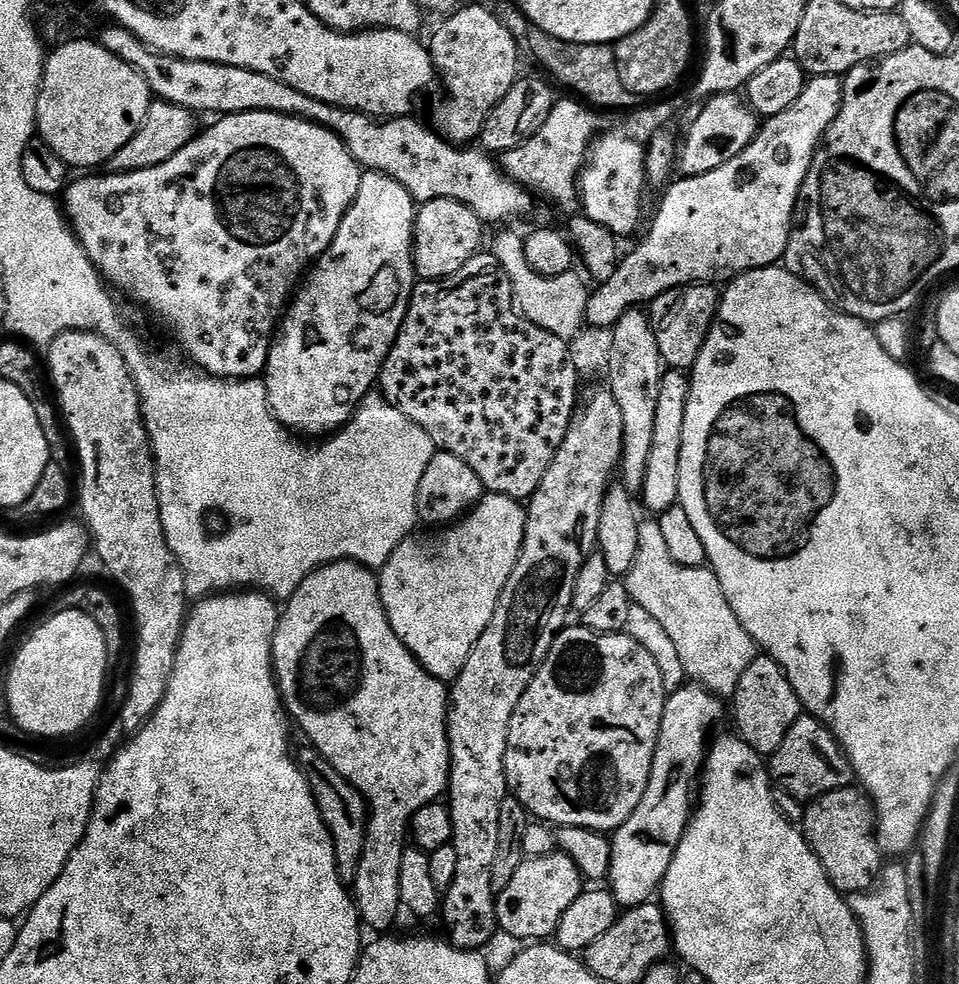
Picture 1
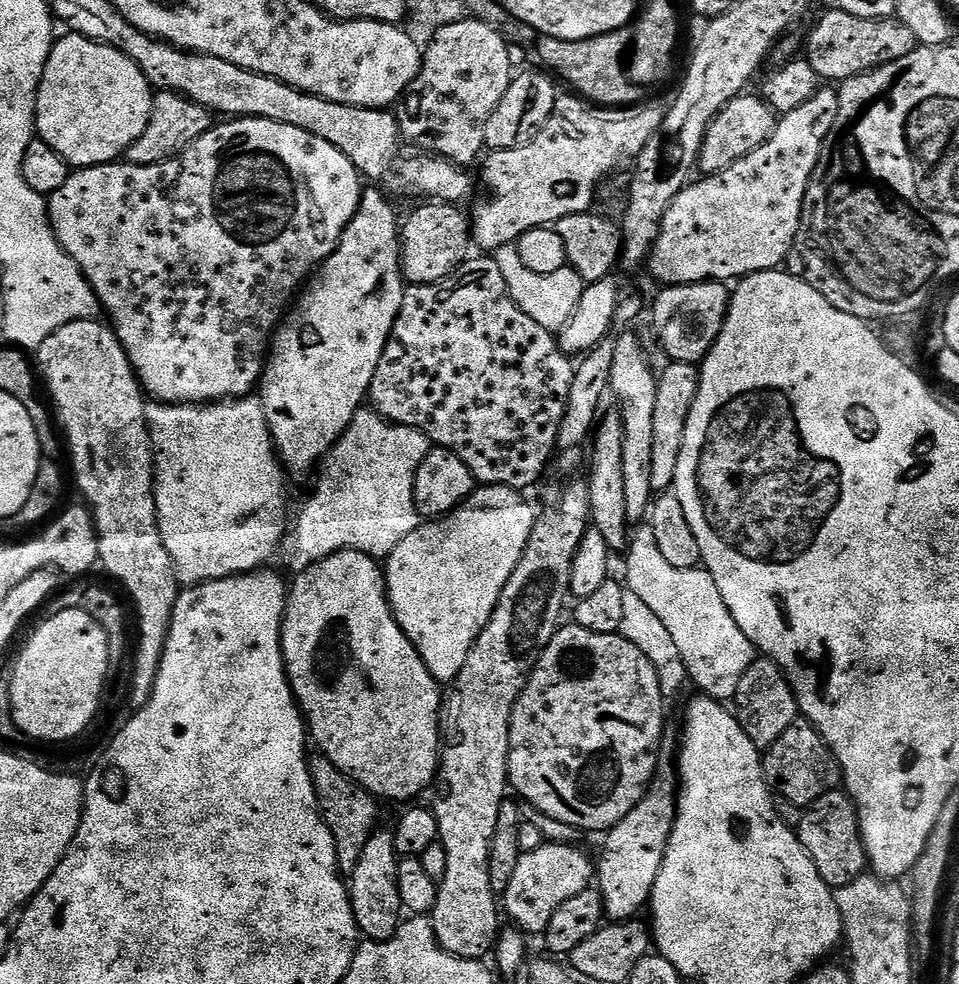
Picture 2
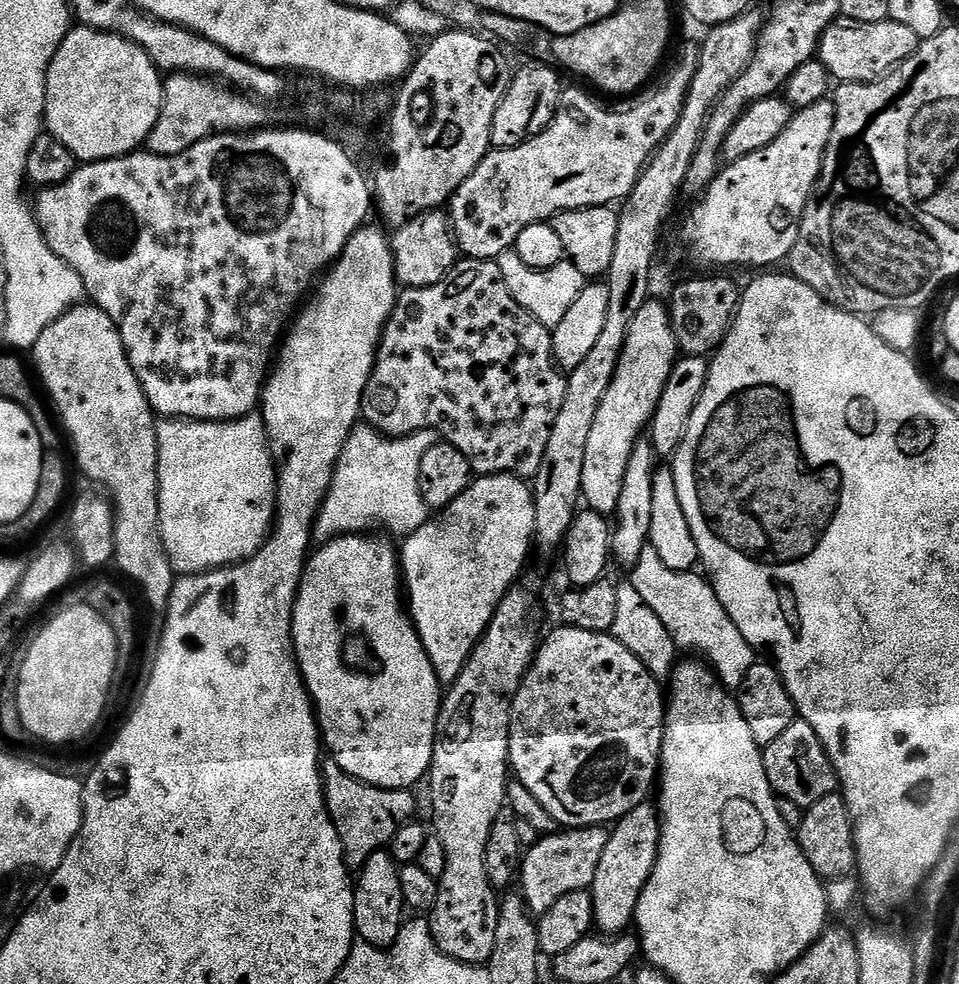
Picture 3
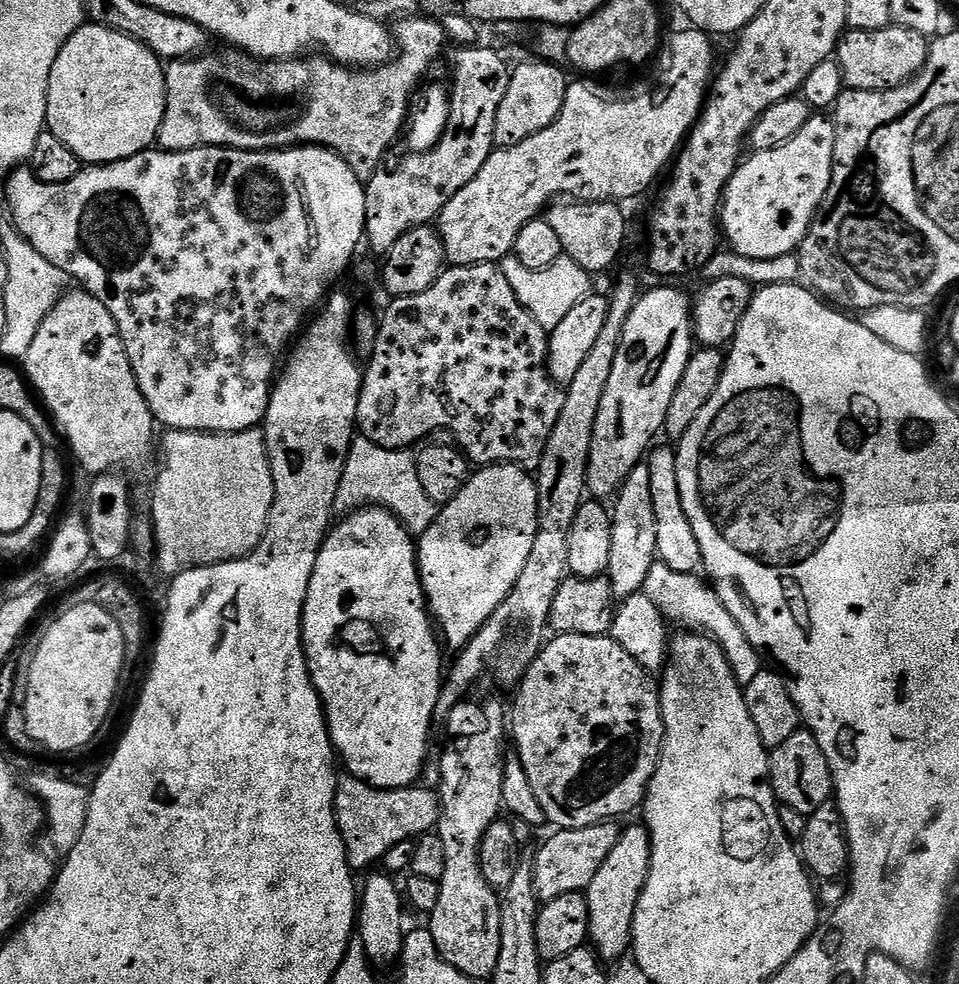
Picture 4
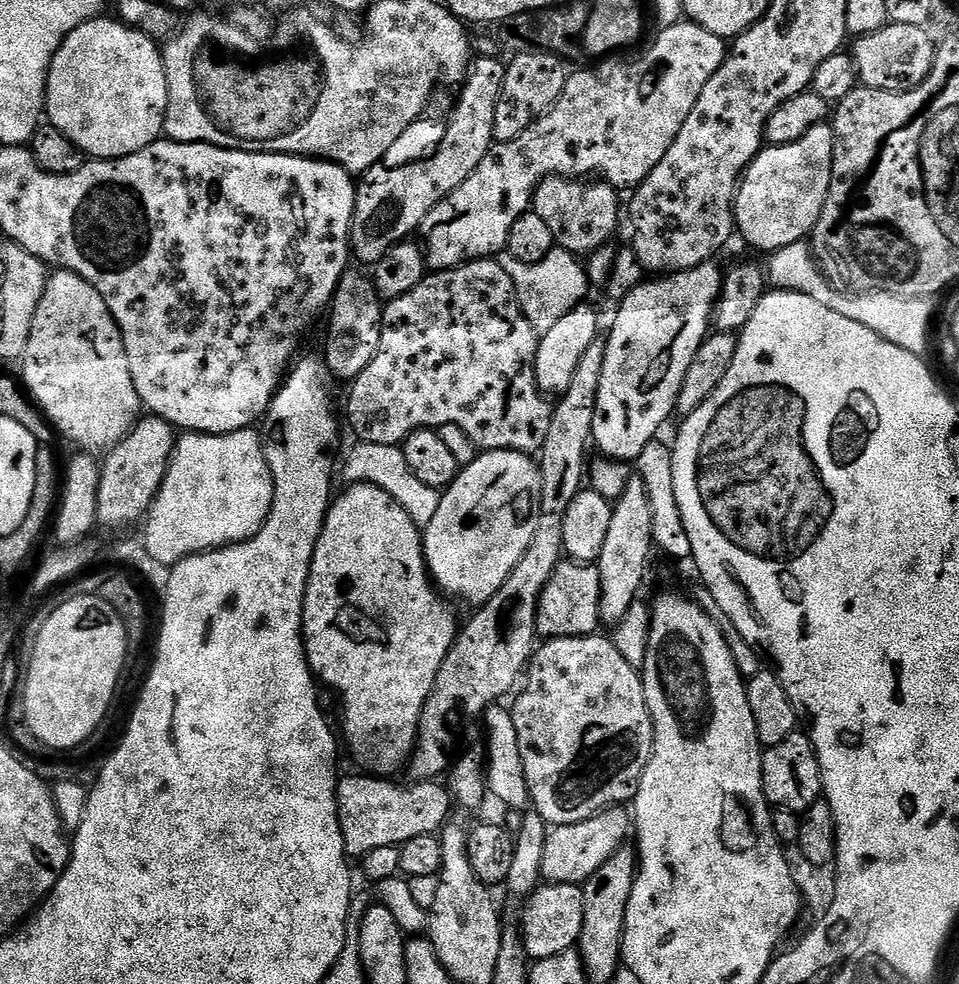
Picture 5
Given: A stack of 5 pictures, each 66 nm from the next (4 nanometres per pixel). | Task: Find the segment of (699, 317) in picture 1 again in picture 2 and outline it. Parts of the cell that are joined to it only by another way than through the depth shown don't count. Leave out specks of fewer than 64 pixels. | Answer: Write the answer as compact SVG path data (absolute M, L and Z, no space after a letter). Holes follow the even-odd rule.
M703 280L697 284L673 284L659 289L656 301L651 301L652 324L656 327L656 336L664 347L667 359L672 362L686 362L687 364L699 365L708 351L714 346L718 334L722 330L724 320L728 317L728 306L730 303L730 288L727 283L719 280Z

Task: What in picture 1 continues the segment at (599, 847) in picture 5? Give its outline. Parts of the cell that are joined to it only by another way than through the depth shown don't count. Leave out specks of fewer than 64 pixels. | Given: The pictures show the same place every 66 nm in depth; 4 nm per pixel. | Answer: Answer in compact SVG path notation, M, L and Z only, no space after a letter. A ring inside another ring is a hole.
M554 851L542 858L527 857L518 866L510 886L496 897L496 922L501 933L513 936L520 942L544 942L555 937L558 922L566 909L574 903L574 898L586 887L584 875L562 851Z

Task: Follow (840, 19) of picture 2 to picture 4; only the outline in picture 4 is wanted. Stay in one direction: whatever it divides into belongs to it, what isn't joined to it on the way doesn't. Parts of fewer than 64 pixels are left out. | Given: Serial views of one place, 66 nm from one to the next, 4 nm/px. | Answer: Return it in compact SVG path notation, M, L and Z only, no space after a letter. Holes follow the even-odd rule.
M889 26L877 32L863 32L853 28L841 36L840 47L836 49L834 58L840 63L840 69L844 74L845 89L854 92L881 92L887 88L902 86L907 80L919 74L924 69L929 47L929 37L912 29Z

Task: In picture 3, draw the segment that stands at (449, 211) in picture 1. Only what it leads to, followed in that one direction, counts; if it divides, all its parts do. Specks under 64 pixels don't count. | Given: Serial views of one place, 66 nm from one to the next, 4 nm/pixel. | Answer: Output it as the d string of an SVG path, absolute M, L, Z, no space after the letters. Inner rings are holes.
M443 211L423 212L414 217L391 233L390 243L396 283L401 289L434 286L457 267L456 233L452 230L451 219Z

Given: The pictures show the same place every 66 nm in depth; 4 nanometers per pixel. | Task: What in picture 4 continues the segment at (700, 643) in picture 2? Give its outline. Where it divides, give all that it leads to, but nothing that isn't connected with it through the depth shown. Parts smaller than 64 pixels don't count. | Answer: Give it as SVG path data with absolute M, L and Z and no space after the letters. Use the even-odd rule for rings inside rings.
M663 562L653 564L650 574L646 574L642 592L649 596L658 610L668 622L673 620L688 630L703 632L705 636L711 636L718 642L718 646L726 654L726 658L732 667L734 678L743 686L754 682L754 678L762 671L762 653L742 634L742 626L734 622L734 614L722 606L722 598L718 598L716 589L707 579L693 573L679 573L672 570Z

